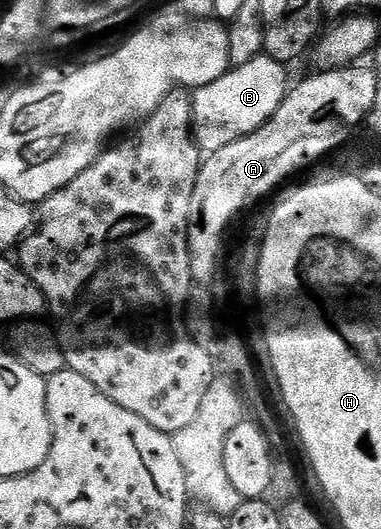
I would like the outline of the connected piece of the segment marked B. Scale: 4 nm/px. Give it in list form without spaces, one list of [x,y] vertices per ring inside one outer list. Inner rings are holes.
[[[262,54],[251,62],[230,67],[223,78],[215,78],[215,82],[196,89],[191,96],[193,137],[202,153],[223,150],[223,146],[231,146],[231,142],[262,128],[289,93],[291,79],[285,72],[286,65]]]

